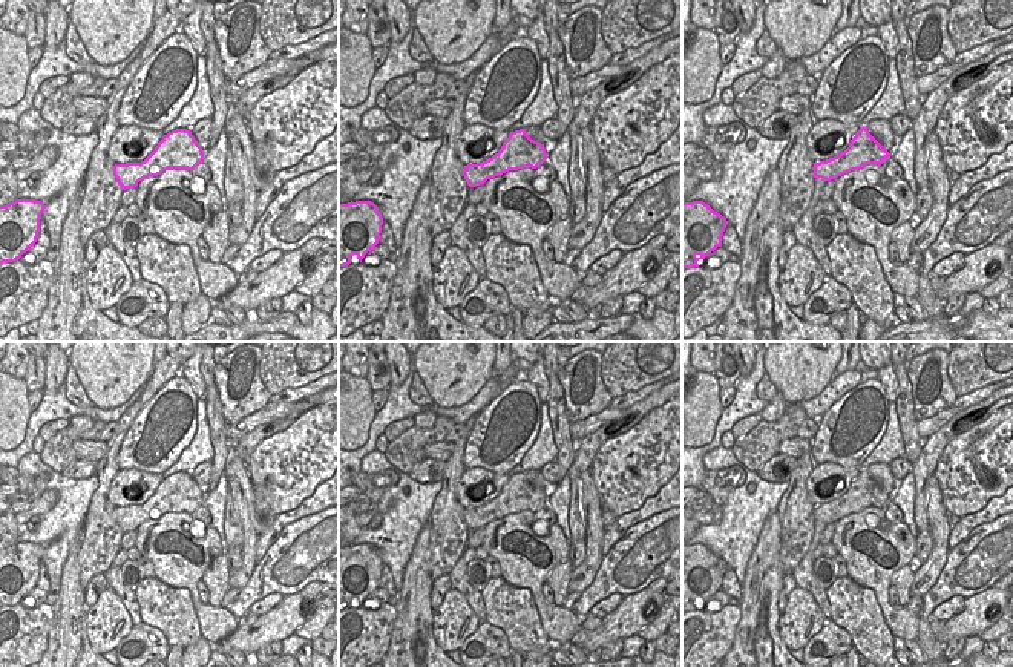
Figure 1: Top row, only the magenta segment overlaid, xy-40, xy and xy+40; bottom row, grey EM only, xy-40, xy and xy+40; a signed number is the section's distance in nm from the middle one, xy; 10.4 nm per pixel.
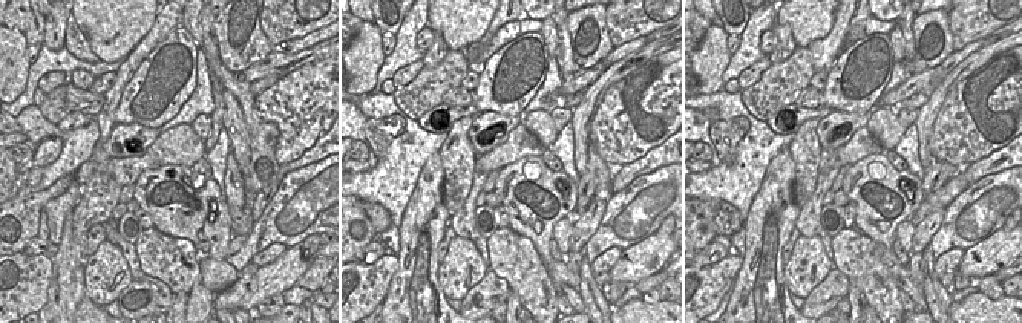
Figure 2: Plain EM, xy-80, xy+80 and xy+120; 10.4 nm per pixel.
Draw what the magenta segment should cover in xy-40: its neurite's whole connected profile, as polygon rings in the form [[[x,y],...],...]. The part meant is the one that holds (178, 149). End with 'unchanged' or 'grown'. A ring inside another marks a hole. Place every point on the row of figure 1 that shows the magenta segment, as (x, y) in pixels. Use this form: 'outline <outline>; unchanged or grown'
outline [[[176,129],[162,136],[155,150],[141,163],[115,164],[113,176],[123,190],[136,187],[149,176],[169,169],[193,170],[204,161],[204,150],[190,130]]]; unchanged

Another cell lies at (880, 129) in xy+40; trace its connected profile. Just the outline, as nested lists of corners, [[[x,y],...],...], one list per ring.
[[[872,120],[867,124],[867,130],[889,153],[893,152],[898,140],[893,135],[889,121],[886,121],[886,120]]]

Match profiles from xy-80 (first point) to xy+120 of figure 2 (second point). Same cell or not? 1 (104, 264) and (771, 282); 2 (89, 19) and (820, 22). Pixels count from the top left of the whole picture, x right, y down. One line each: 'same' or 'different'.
1: different
2: same

